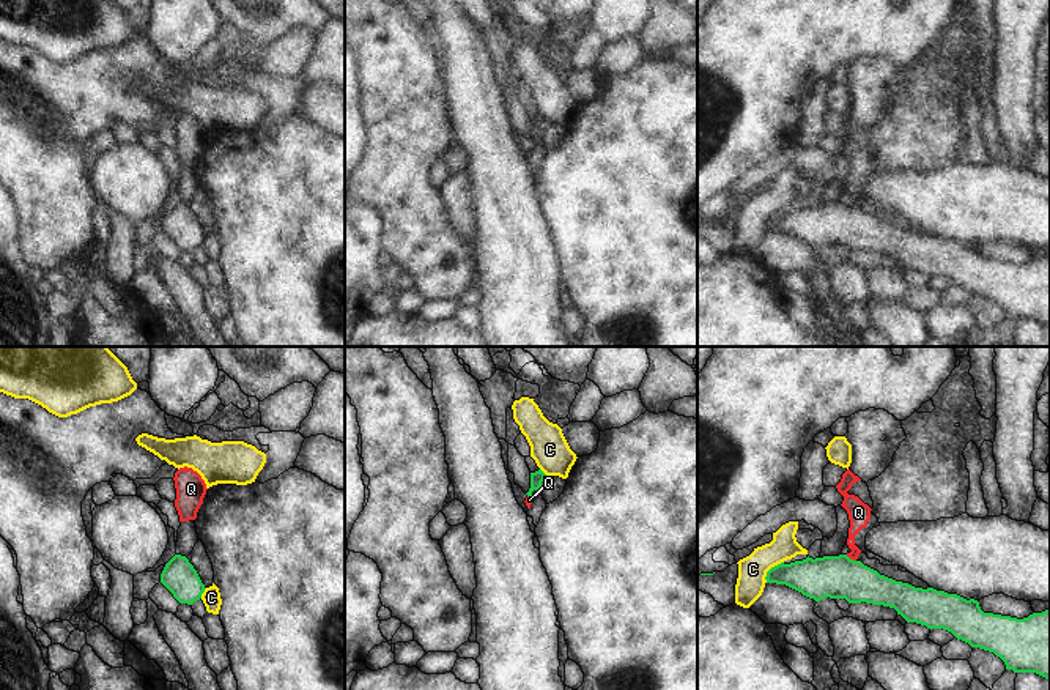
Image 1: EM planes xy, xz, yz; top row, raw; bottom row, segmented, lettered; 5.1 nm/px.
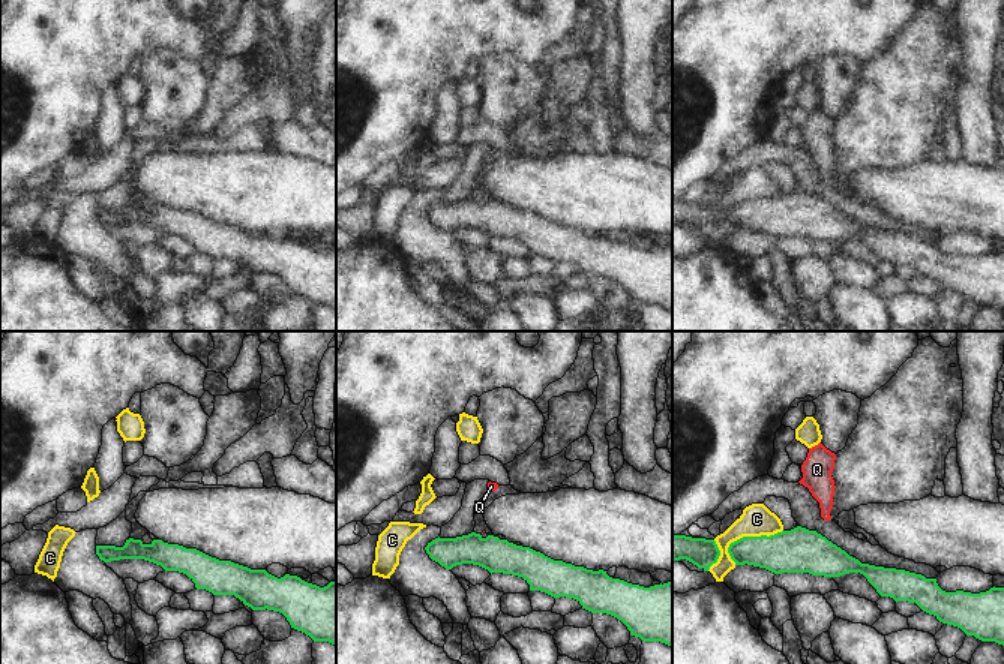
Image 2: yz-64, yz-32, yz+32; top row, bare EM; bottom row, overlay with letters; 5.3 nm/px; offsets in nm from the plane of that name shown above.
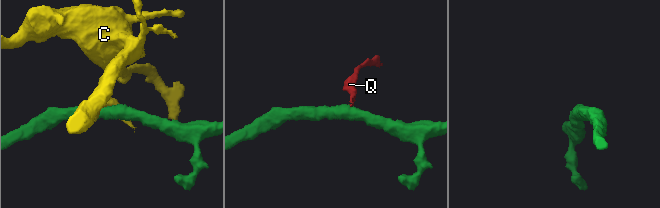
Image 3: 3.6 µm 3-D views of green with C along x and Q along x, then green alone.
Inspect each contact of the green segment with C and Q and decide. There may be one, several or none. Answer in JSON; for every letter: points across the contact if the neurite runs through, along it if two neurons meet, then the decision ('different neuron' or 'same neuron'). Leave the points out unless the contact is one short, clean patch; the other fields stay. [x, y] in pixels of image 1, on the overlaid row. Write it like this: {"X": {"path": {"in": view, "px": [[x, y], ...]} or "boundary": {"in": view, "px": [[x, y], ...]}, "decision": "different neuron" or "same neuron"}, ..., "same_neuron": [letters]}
{"C": {"decision": "different neuron"}, "Q": {"boundary": {"in": "yz", "px": [[846, 555], [855, 561]]}, "decision": "different neuron"}, "same_neuron": []}

